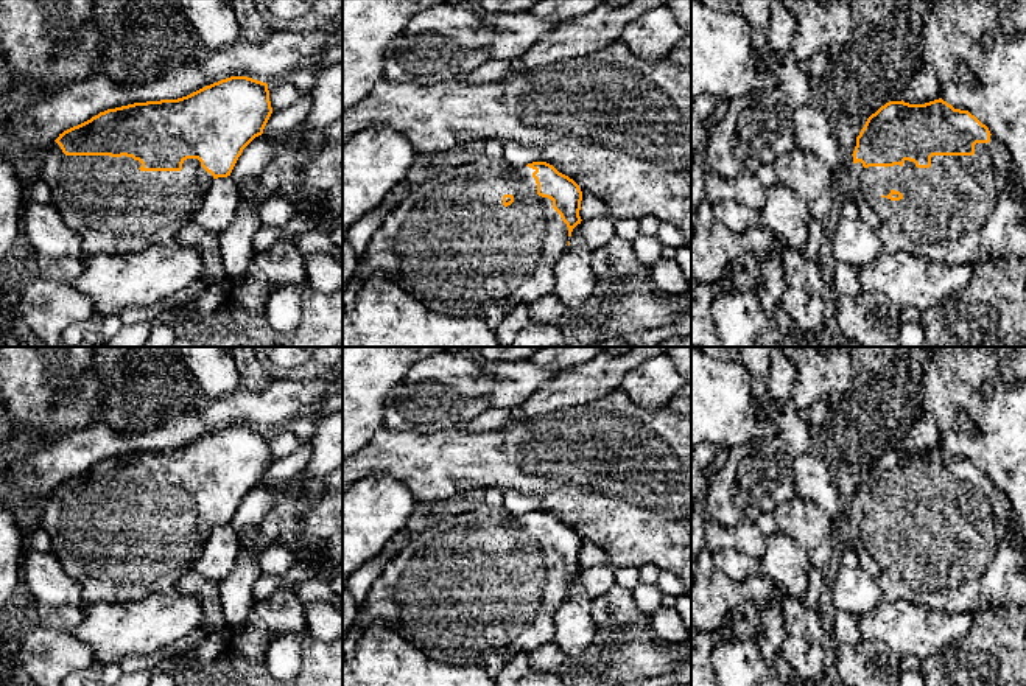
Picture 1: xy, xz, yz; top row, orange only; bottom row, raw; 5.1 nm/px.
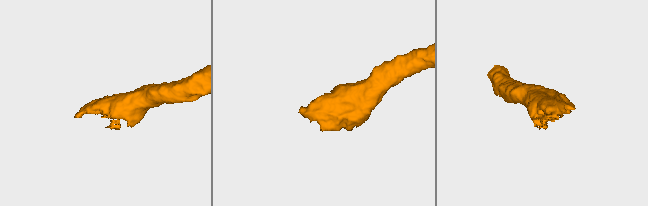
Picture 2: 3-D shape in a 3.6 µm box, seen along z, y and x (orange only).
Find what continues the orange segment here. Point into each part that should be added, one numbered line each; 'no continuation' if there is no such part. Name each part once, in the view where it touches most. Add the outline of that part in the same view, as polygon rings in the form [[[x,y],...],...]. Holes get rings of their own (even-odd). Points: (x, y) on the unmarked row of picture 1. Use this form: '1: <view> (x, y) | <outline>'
1: xy (115, 557) | [[[54,490],[40,518],[53,554],[69,577],[79,583],[87,605],[129,604],[151,594],[171,593],[193,569],[210,532],[215,529],[198,507],[187,507],[181,520],[140,520],[132,506],[65,504]]]

